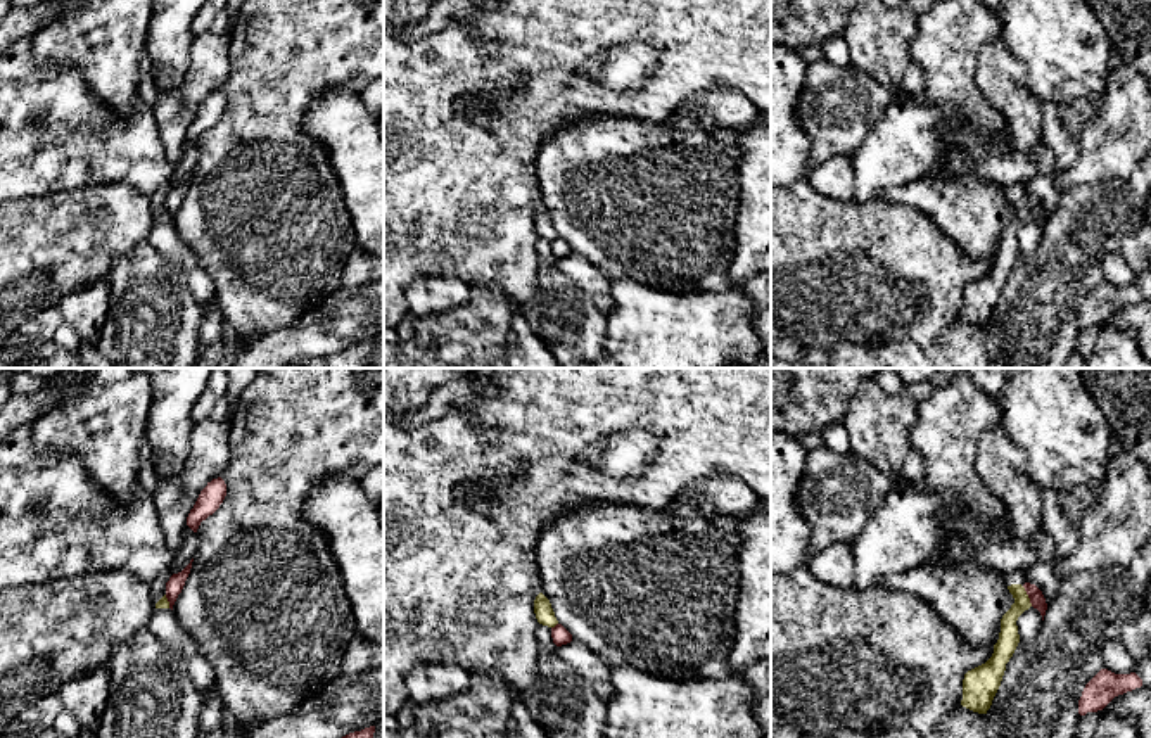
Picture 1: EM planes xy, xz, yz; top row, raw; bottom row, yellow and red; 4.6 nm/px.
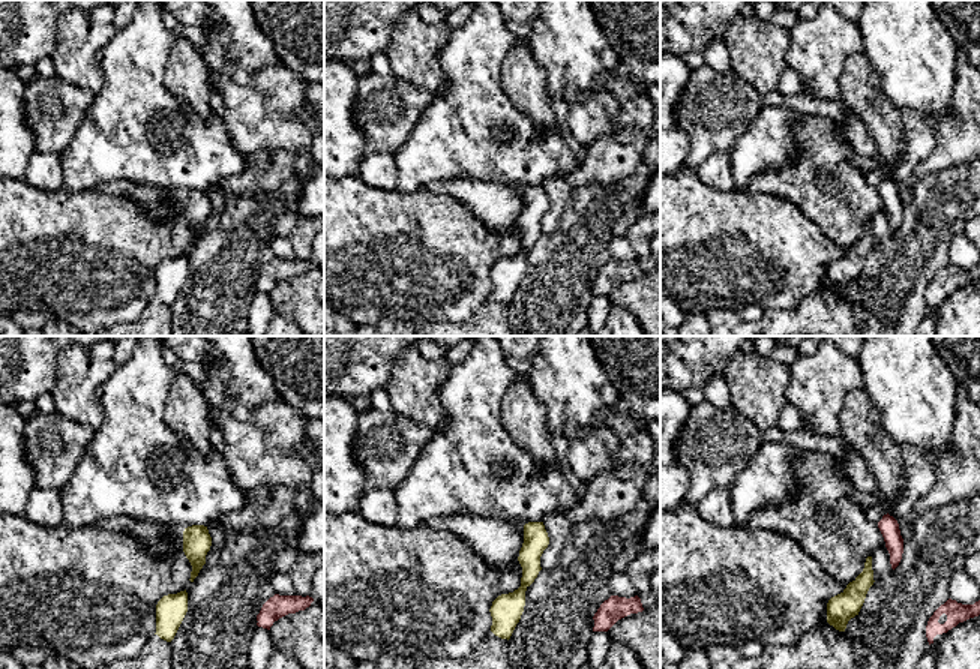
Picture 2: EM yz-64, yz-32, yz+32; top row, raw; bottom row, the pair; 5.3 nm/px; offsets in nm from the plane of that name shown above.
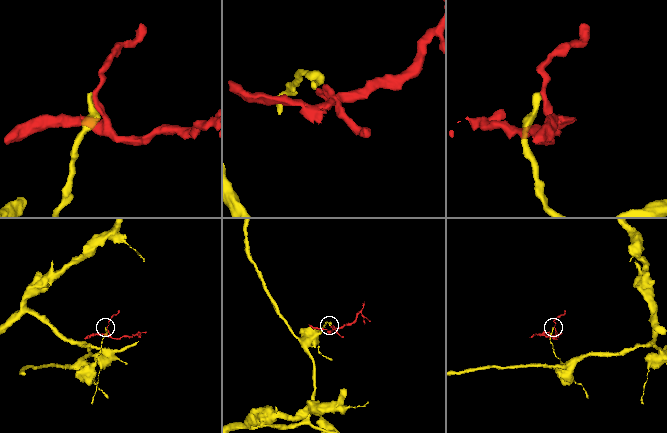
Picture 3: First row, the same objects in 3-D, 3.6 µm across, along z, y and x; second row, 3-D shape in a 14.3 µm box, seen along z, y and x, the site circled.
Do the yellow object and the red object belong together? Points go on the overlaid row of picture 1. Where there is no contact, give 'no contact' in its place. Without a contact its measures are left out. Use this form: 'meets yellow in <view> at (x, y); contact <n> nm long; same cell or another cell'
meets yellow in yz at (1027, 597); contact 110 nm long; another cell

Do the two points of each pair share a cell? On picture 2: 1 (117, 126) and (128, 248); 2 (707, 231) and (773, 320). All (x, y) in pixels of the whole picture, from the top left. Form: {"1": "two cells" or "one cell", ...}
{"1": "two cells", "2": "two cells"}

